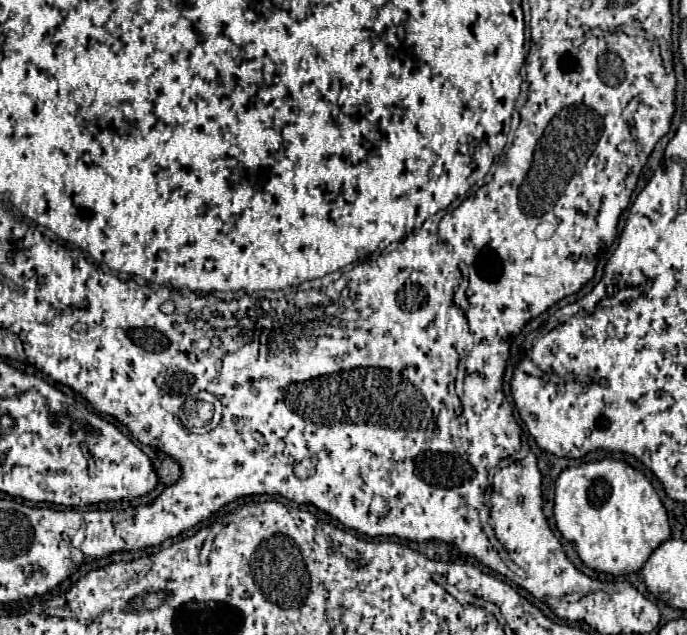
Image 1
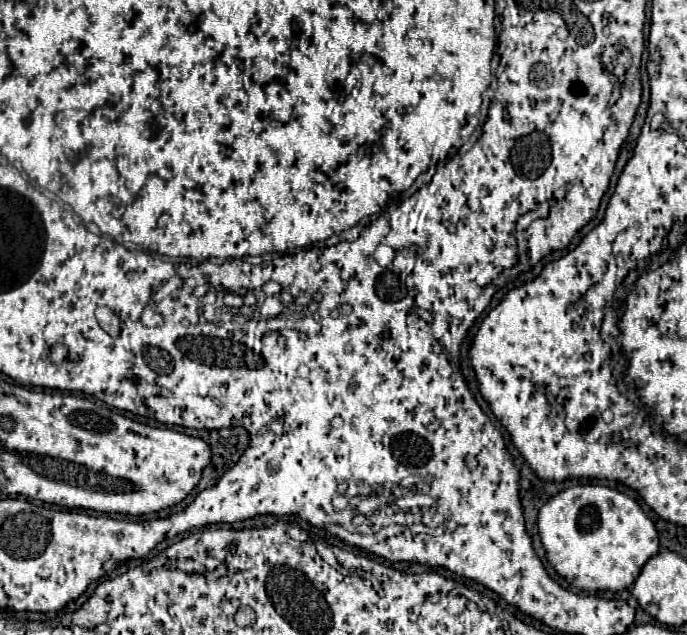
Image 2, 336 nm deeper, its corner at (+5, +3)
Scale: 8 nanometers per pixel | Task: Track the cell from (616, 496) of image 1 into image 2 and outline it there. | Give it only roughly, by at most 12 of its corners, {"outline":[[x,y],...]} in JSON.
{"outline":[[573,485],[539,511],[549,563],[585,591],[631,589],[659,551],[641,505]]}

